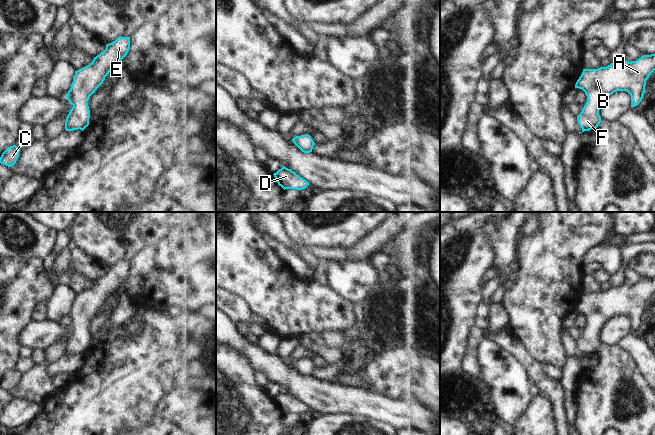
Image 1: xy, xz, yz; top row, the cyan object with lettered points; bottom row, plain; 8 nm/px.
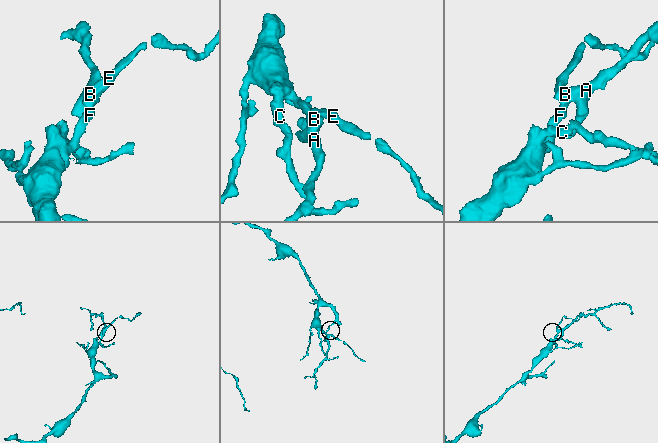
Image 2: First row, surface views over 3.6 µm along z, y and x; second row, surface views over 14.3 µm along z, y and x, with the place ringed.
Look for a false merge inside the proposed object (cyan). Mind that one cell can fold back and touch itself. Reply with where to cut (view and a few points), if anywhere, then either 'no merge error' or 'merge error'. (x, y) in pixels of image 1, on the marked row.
no cut | no merge error

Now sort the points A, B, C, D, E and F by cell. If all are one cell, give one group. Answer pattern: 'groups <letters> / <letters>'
groups A B C D E F

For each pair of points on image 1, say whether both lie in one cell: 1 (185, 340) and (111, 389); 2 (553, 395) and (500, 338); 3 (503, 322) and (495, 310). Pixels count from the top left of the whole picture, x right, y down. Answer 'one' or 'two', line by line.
1: one
2: one
3: one

